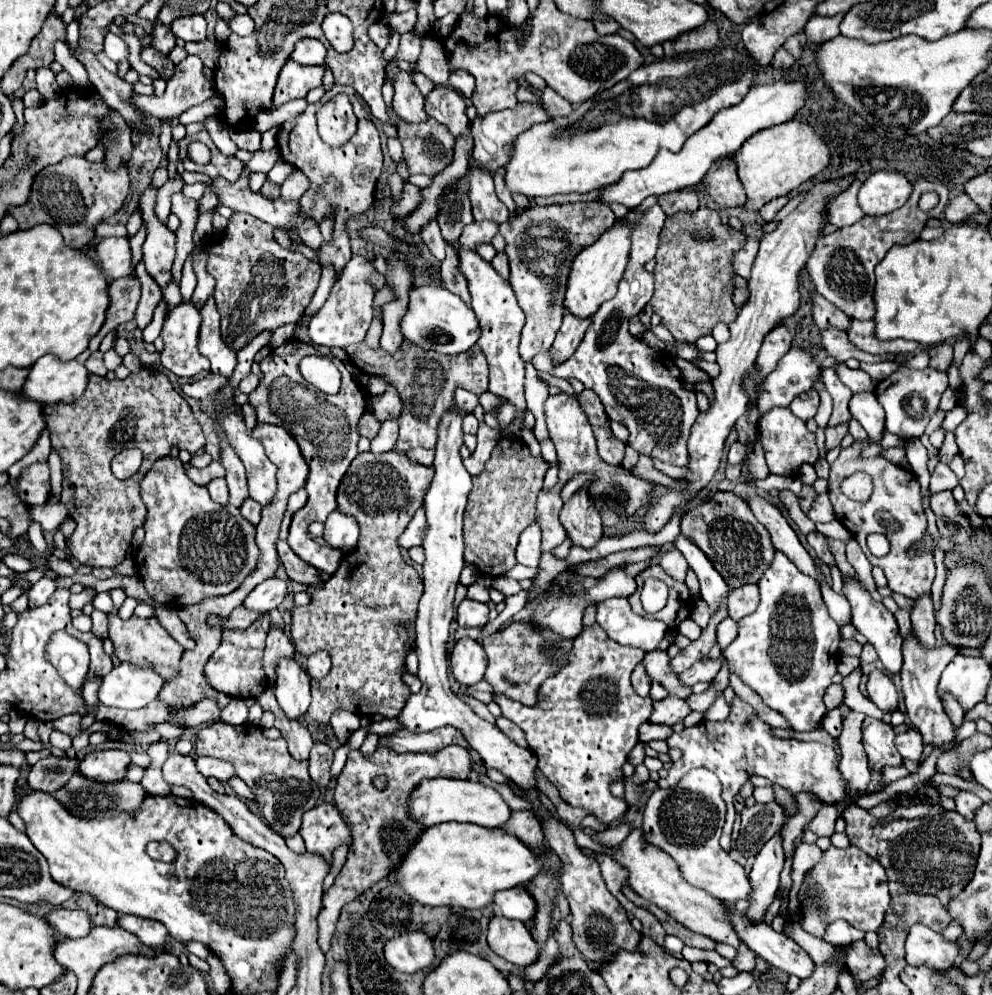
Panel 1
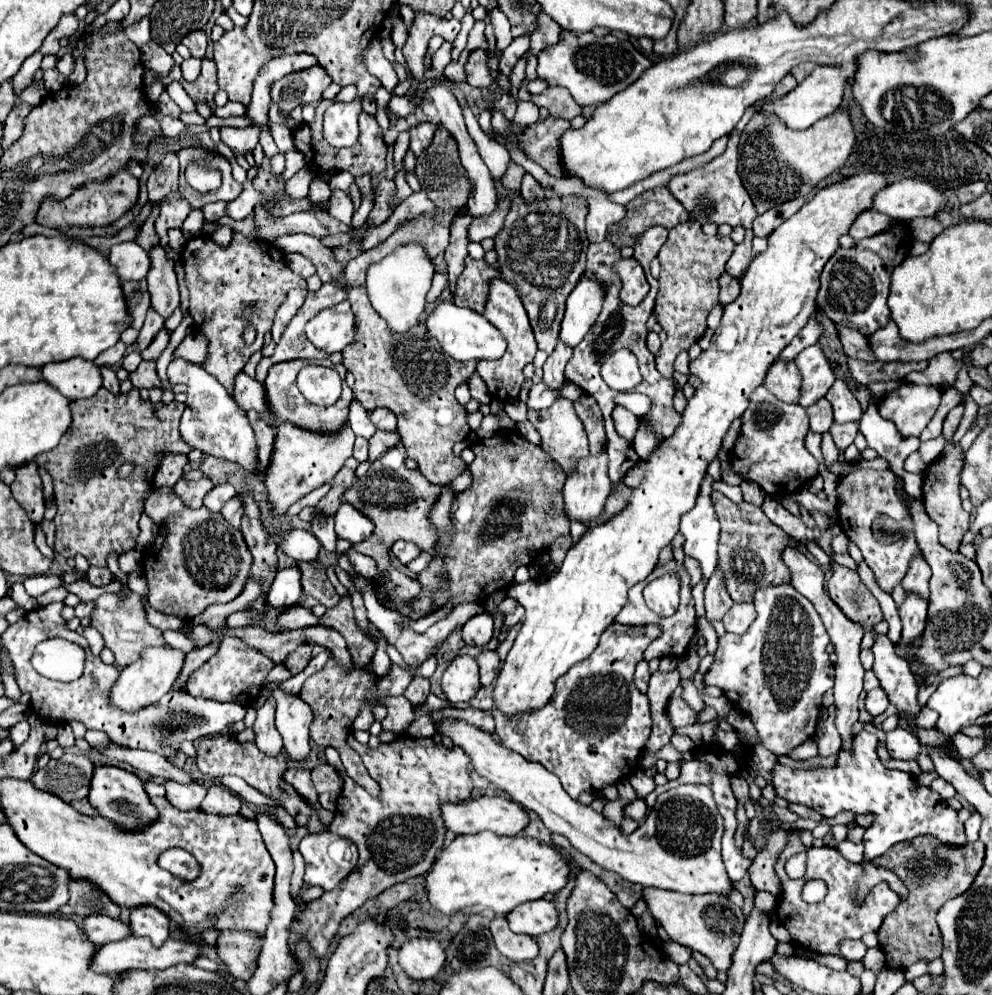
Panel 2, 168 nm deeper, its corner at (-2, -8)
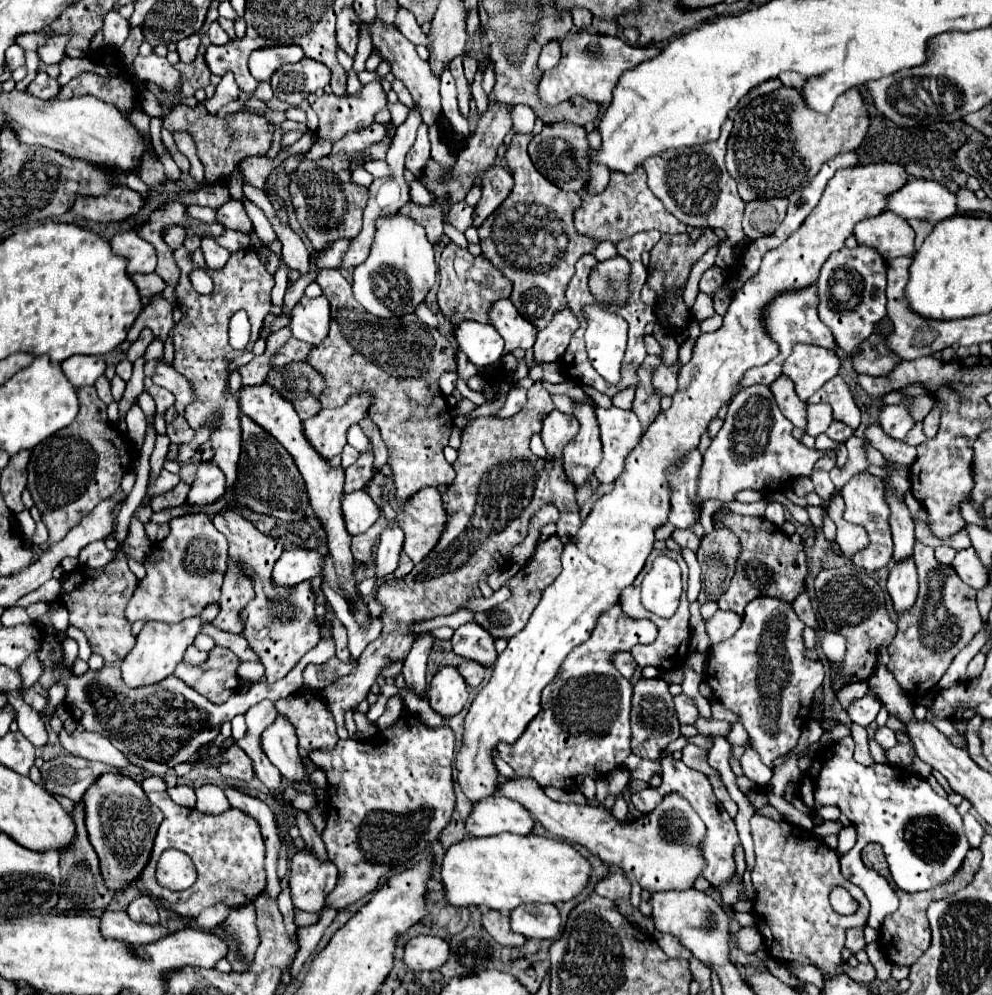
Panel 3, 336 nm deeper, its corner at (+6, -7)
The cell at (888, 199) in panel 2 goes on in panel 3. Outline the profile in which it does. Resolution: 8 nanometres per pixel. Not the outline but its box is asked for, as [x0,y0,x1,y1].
[887,179,957,221]

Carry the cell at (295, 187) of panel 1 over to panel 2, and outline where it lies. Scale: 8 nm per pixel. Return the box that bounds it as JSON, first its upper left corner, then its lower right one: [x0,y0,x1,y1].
[307,178,331,204]

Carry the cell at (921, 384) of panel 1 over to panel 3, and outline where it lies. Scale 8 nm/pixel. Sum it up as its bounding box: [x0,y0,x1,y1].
[879,405,915,439]

